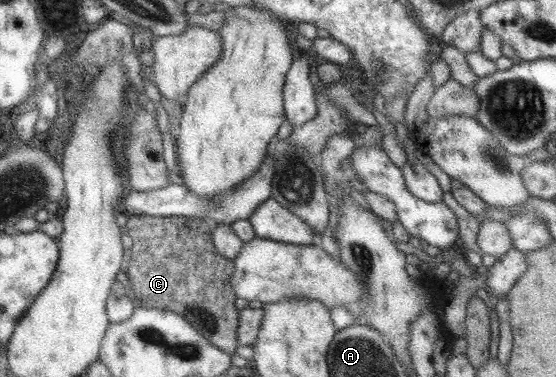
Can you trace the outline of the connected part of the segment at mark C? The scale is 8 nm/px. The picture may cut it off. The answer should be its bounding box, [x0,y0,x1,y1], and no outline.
[122,215,239,356]

